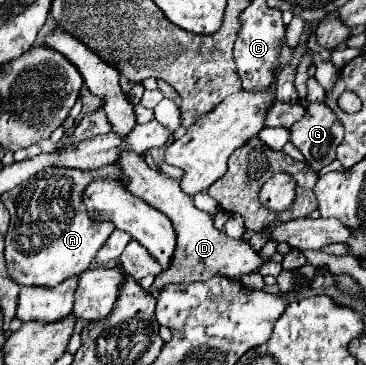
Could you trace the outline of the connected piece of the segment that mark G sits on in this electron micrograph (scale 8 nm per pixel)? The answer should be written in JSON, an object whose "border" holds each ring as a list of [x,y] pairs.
{"border":[[[325,103],[307,105],[305,117],[289,131],[289,141],[303,153],[305,163],[315,173],[335,161],[335,149],[343,141],[343,125]]]}

